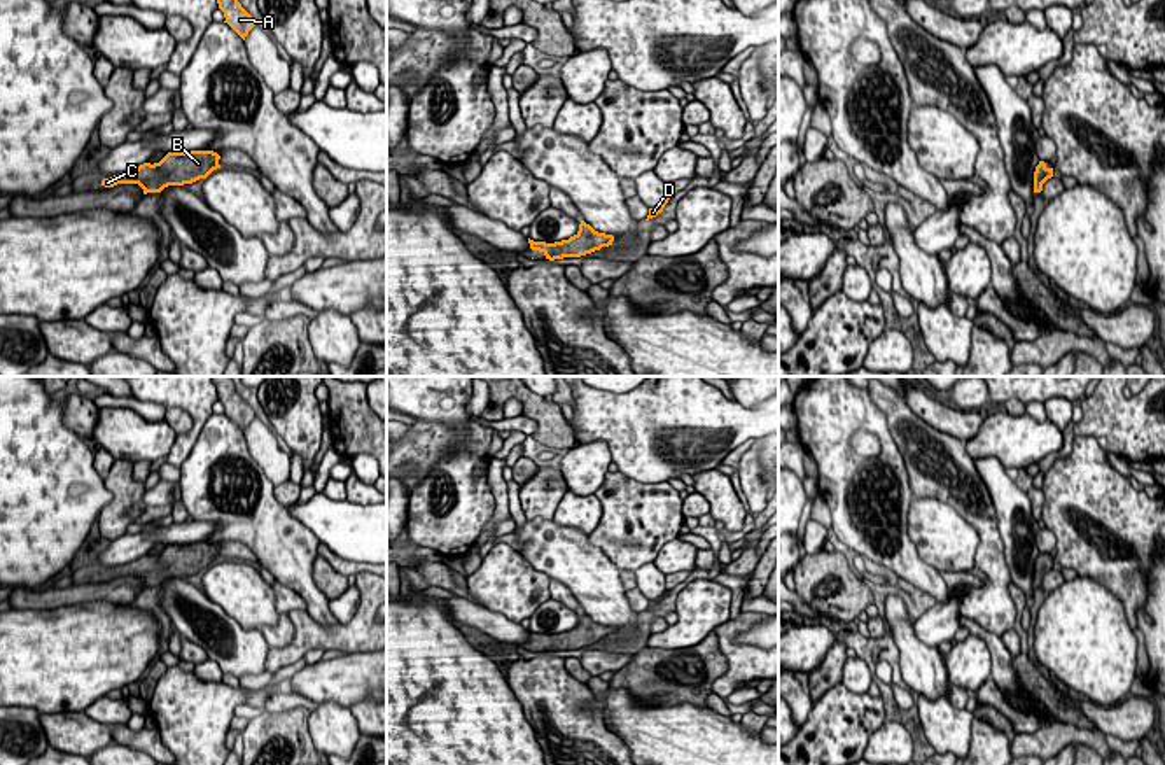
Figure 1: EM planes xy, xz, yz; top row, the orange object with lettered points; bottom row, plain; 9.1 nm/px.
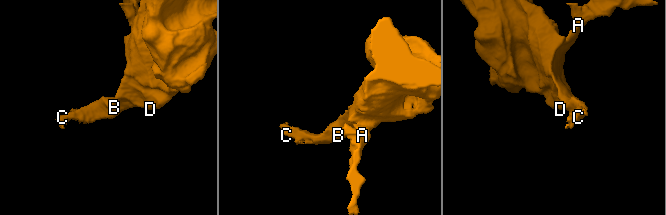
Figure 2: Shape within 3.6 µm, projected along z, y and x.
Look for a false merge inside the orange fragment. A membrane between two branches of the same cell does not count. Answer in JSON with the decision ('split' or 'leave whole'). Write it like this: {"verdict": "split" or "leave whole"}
{"verdict": "leave whole"}

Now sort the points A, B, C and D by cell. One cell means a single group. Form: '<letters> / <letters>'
A B C D

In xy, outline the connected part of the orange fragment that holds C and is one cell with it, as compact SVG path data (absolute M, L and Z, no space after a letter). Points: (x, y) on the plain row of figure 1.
M213 543L168 544L159 555L143 555L126 565L103 571L101 578L138 576L147 585L161 585L168 578L192 576L220 560Z

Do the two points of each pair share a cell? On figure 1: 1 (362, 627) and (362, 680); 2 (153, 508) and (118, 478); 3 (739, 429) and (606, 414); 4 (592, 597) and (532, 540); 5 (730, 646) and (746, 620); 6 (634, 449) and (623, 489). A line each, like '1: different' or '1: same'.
1: different
2: different
3: same
4: same
5: same
6: different

